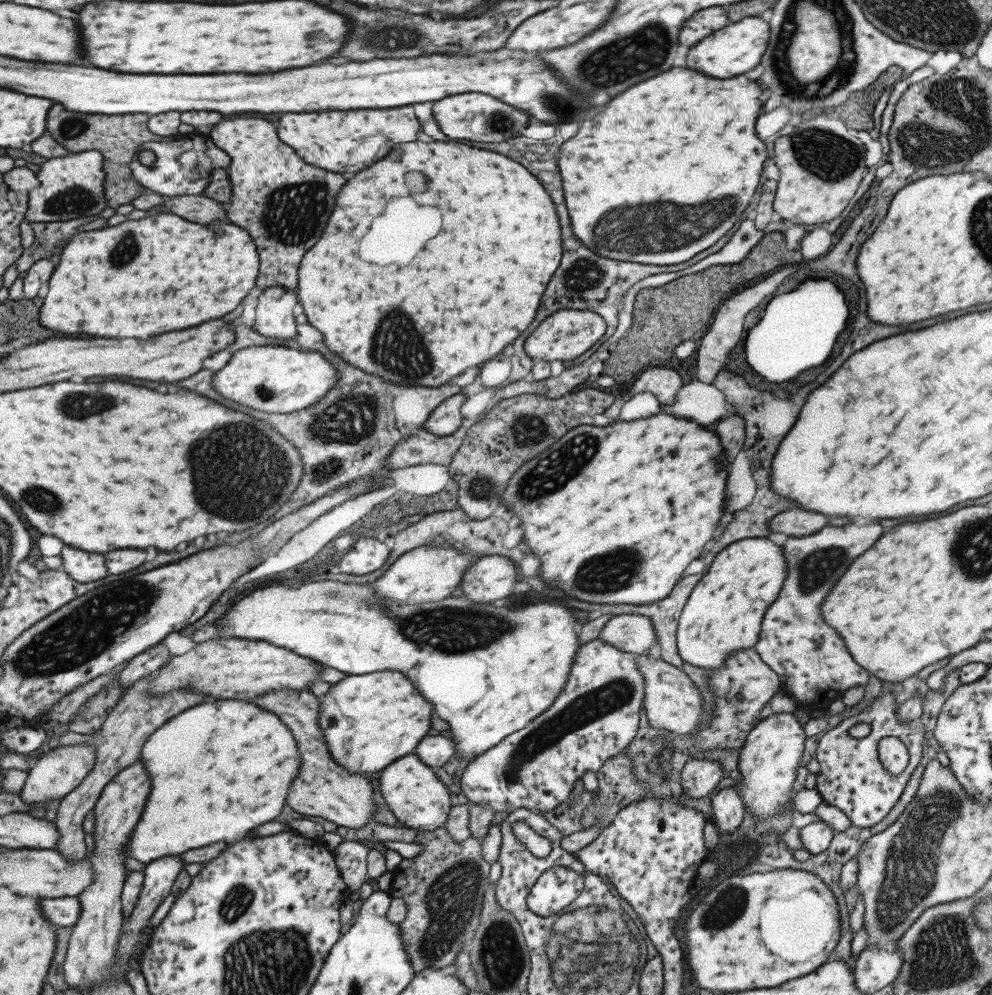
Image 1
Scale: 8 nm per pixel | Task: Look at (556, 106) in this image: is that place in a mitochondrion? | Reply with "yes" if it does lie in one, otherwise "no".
yes

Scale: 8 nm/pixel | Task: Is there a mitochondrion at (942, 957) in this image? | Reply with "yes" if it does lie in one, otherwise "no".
yes

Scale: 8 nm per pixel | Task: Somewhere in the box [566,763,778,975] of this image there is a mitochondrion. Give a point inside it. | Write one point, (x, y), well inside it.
(730, 902)

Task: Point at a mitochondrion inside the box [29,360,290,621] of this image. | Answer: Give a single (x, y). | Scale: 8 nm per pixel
(75, 404)

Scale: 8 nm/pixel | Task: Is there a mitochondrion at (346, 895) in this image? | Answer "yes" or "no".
no

